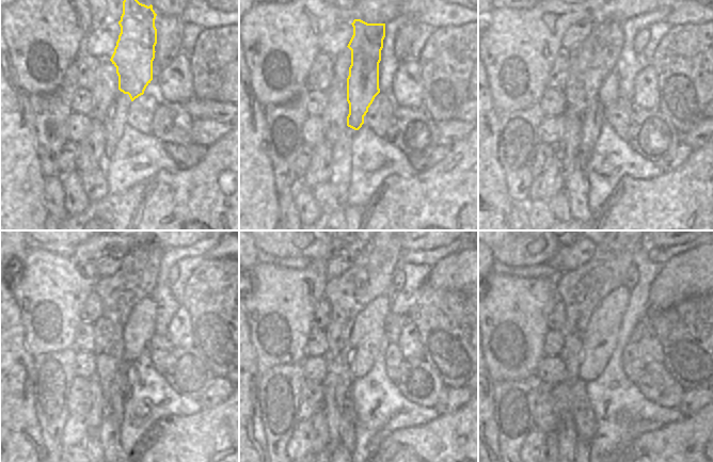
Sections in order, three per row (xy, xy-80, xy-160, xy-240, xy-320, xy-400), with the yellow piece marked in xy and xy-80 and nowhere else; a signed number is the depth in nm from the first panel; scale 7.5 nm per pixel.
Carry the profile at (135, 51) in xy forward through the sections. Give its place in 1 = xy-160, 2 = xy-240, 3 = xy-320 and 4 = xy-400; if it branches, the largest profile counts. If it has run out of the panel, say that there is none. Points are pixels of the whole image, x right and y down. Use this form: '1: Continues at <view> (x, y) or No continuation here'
1: Continues at xy-160 (593, 117)
2: Continues at xy-240 (114, 405)
3: Continues at xy-320 (347, 427)
4: Continues at xy-400 (583, 447).

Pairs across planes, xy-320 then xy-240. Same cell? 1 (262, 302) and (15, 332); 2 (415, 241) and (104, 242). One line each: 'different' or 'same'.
1: different
2: same

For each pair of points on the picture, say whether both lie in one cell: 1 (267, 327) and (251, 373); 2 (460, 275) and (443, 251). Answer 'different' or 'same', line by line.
1: different
2: different

